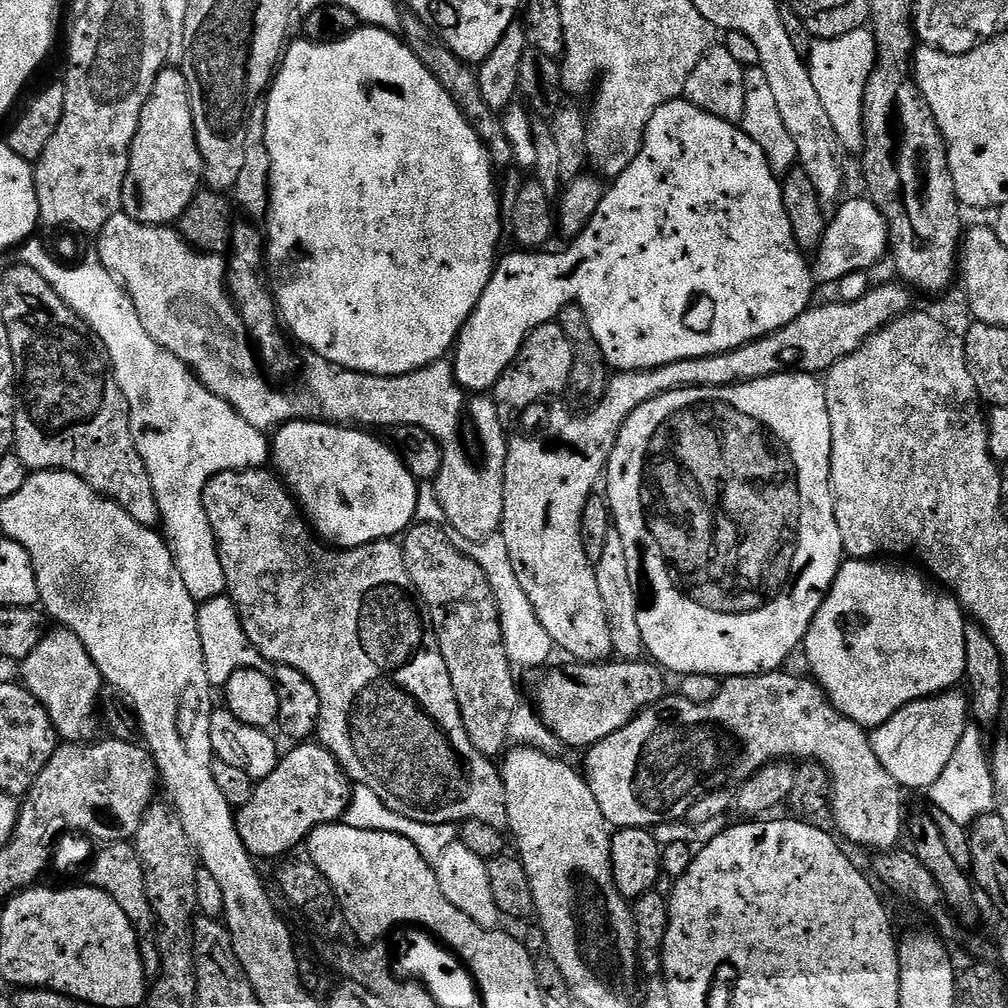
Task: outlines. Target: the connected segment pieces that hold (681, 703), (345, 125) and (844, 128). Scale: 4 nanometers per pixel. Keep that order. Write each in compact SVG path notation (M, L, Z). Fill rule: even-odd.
M788 670L765 672L762 676L730 676L723 681L719 694L708 704L675 699L659 700L645 712L639 712L629 724L622 726L622 730L610 734L610 738L602 738L602 742L587 749L585 756L588 757L584 760L582 775L598 802L598 810L602 810L613 829L652 830L667 825L675 816L683 817L693 803L707 796L710 790L723 789L727 780L743 781L773 762L815 761L832 778L830 817L836 823L835 831L852 844L877 848L875 851L880 854L899 845L896 843L902 840L906 828L900 785L890 778L886 766L878 762L869 733L843 716L828 701L815 680L791 676Z
M361 26L349 36L327 42L294 40L283 53L264 104L264 137L270 154L266 272L274 289L276 307L287 331L293 337L296 335L311 355L320 356L328 364L351 372L364 372L368 376L404 376L416 372L435 360L445 359L453 351L464 324L478 306L478 298L482 298L482 290L486 290L496 269L496 247L500 244L500 200L496 197L492 160L462 110L458 110L454 98L450 98L438 78L422 66L395 31Z
M867 27L854 30L850 34L842 34L842 38L833 40L816 40L813 43L812 53L806 56L807 70L812 76L814 90L834 125L835 133L838 134L841 147L848 153L861 153L864 147L864 103L860 101L860 88L866 90L866 82L872 69L876 66L876 41L873 40L871 31Z

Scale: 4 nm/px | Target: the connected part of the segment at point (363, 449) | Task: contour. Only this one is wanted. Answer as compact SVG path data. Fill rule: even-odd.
M308 419L290 420L275 429L270 440L270 460L273 465L276 463L279 479L298 501L315 535L337 549L347 550L361 548L376 540L391 540L407 532L416 520L420 489L416 479L405 469L397 449L387 448L368 430Z

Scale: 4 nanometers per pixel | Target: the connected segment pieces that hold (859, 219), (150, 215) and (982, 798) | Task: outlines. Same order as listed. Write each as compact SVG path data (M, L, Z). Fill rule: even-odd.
M861 198L861 200L847 200L848 199L845 199L843 203L835 209L835 211L837 210L836 217L833 215L831 219L829 219L828 229L824 232L824 241L820 243L818 253L818 259L820 259L820 276L822 279L832 280L832 282L839 282L843 276L851 272L868 272L872 270L872 267L874 267L883 256L885 259L890 252L888 247L888 227L882 218L882 214L872 205L872 201L867 198Z
M165 67L154 82L154 90L150 94L146 106L142 106L142 114L138 122L136 137L132 143L132 153L124 183L123 211L130 218L143 224L171 225L173 222L179 221L186 206L190 206L190 202L196 197L197 192L201 191L203 171L204 163L200 157L198 142L194 134L194 114L190 110L186 78L180 73L179 67Z
M969 726L962 734L962 742L958 742L958 750L950 762L946 762L946 770L934 782L930 789L932 800L936 803L936 812L942 816L954 818L954 822L971 826L980 816L995 809L995 786L992 785L992 774L989 771L989 753L984 750L984 740L980 737L981 729Z

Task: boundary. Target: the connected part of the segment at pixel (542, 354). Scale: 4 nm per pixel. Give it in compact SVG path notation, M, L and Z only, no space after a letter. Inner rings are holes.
M560 323L543 324L535 328L526 337L519 354L507 370L508 388L500 386L495 389L494 400L499 405L501 420L516 420L520 412L526 411L531 404L538 403L543 396L548 396L551 392L563 393L570 378L570 366L574 366L574 350Z

